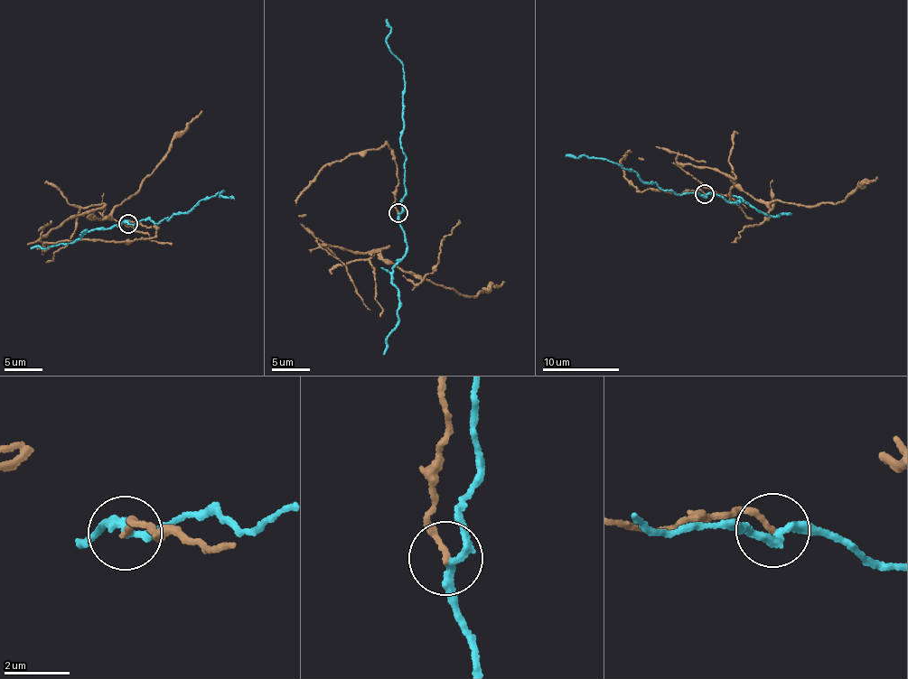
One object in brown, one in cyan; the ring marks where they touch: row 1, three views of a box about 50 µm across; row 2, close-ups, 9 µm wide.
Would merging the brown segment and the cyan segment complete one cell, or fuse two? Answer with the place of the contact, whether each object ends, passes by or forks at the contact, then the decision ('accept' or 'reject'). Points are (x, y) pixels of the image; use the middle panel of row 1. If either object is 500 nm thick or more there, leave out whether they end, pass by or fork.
at (397, 213); brown ends there; cyan passes by; reject

